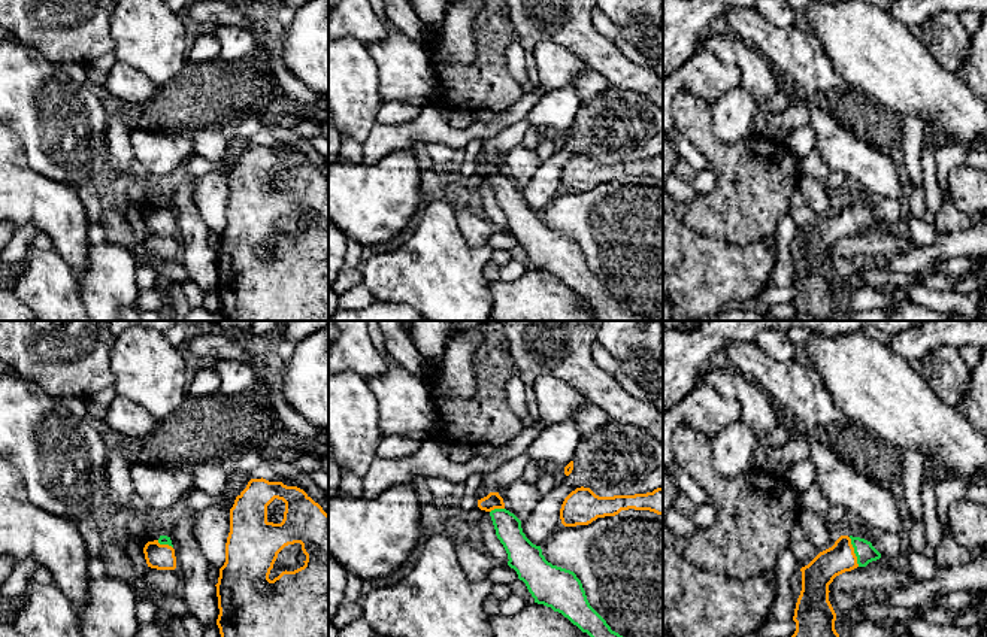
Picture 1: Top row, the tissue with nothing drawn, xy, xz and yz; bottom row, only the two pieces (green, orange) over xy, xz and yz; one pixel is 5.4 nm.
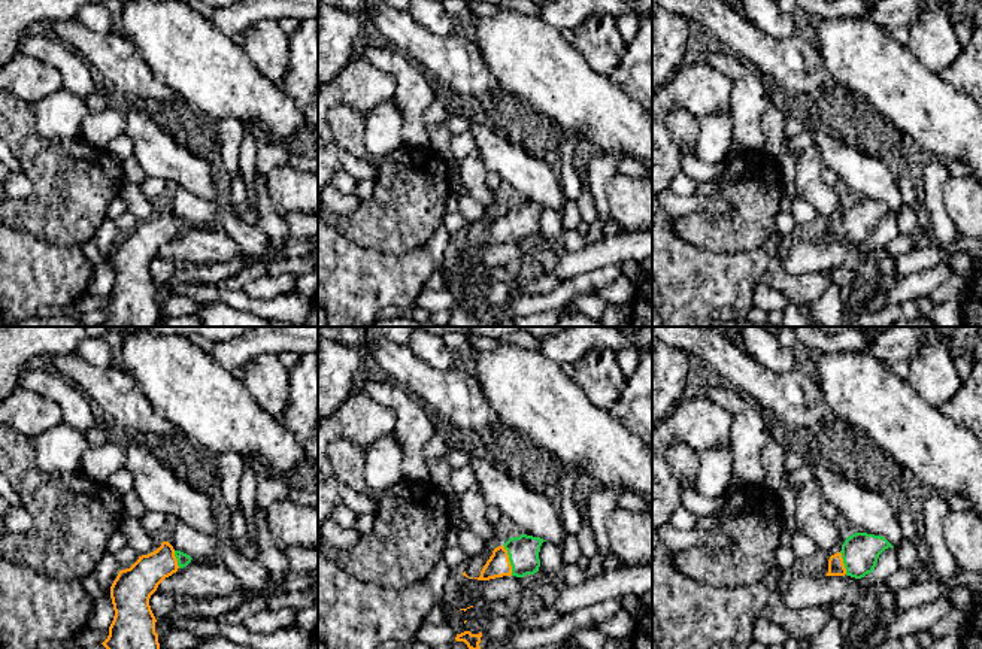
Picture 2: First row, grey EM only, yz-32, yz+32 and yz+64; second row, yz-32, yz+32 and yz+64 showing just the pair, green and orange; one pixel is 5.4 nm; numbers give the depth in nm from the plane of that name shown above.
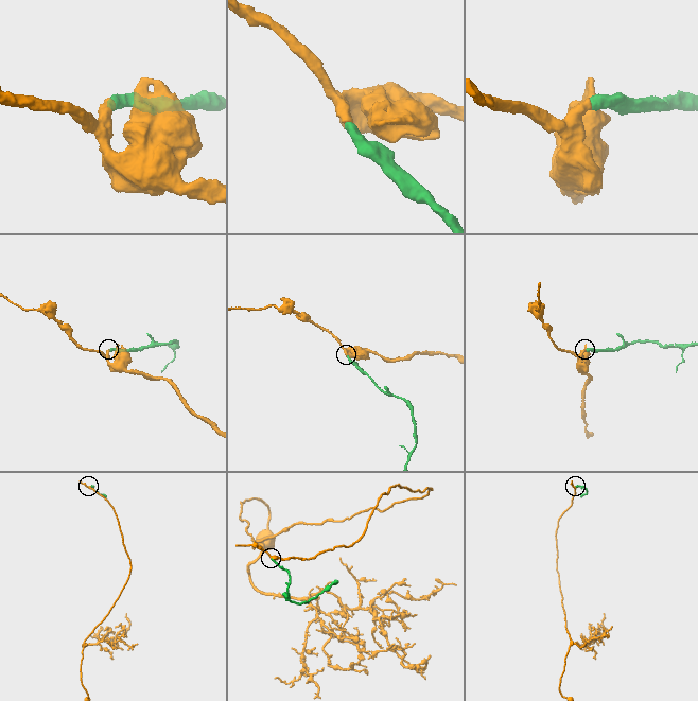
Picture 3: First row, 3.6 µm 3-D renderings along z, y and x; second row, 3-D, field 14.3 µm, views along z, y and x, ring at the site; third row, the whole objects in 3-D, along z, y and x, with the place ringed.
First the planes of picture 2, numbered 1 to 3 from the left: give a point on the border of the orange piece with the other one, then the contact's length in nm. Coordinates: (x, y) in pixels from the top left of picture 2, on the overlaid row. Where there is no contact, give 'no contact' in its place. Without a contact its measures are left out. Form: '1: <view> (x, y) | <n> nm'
1: yz-32 (178, 560) | 100 nm
2: yz+32 (509, 560) | 180 nm
3: yz+64 (843, 563) | 130 nm

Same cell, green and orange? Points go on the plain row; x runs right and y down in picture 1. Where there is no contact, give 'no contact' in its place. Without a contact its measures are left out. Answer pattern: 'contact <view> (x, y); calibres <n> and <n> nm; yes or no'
contact yz (854, 218); calibres 110 and 160 nm; yes

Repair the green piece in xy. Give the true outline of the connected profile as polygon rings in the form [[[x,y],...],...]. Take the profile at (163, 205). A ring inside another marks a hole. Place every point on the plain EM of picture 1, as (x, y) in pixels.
[[[160,201],[158,206],[148,207],[143,213],[148,233],[157,236],[175,236],[176,222],[170,203]]]

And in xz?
[[[499,158],[478,166],[478,173],[490,179],[496,201],[514,234],[535,264],[535,269],[561,279],[582,298],[587,298],[597,321],[651,321],[647,313],[630,309],[612,297],[606,286],[590,272],[581,246],[570,236],[552,231],[521,194],[521,186],[505,175]]]

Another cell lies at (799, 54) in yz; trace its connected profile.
[[[730,7],[723,16],[729,31],[738,34],[747,46],[759,51],[788,75],[802,95],[821,98],[830,90],[842,91],[851,87],[836,72],[812,31],[776,27],[768,22],[756,7]]]

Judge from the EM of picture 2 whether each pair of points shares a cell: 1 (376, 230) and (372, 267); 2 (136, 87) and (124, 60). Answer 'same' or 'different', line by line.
1: different
2: same

